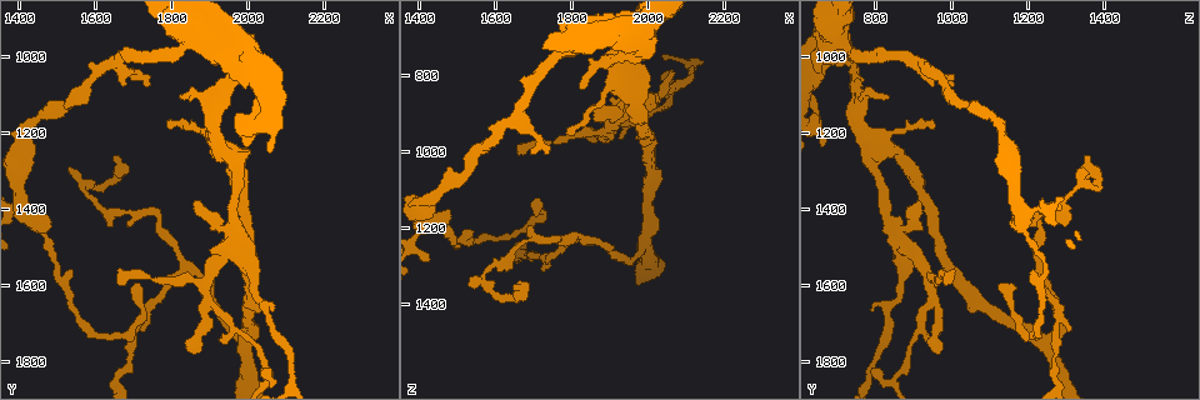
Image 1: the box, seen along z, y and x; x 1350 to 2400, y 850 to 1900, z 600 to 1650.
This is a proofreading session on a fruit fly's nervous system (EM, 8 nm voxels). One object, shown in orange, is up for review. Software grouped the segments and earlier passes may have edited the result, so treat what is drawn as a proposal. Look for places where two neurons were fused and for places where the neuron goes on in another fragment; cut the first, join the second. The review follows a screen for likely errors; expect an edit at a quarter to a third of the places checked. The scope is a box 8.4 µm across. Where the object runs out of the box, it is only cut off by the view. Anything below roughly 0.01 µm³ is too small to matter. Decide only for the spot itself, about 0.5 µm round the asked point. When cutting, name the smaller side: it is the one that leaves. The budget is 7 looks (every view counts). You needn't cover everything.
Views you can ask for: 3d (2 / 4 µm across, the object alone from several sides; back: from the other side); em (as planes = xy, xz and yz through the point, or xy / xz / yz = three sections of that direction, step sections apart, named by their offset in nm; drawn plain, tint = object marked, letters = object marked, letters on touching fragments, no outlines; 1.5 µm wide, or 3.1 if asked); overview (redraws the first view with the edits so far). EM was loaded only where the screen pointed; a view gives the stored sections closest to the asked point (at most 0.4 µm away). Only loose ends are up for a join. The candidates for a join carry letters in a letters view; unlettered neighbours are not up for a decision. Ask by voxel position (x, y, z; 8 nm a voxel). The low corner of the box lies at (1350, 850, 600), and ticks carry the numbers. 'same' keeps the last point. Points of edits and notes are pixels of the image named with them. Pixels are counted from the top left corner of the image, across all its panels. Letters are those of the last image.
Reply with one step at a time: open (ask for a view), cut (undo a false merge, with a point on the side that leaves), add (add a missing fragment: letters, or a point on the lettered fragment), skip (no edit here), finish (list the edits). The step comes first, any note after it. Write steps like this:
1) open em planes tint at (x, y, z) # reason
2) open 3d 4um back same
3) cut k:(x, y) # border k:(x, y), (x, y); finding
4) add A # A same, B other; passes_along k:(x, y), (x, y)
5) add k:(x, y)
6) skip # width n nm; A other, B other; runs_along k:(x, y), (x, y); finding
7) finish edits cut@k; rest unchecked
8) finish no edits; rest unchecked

open em xz step 4 tint at (1790, 1175, 960) # tapers out

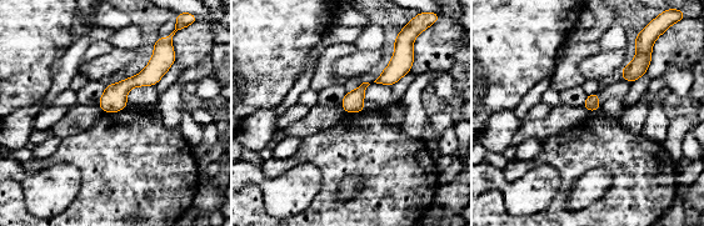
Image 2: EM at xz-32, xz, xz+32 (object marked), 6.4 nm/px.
open em planes tint same

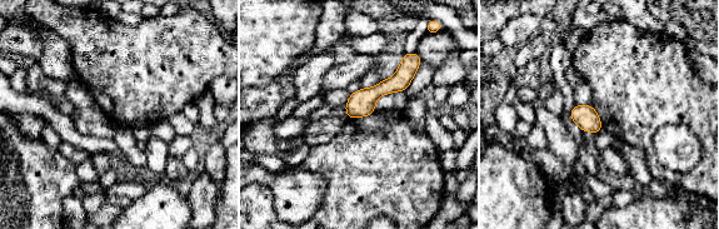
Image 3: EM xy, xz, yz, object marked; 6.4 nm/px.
open em planes letters same

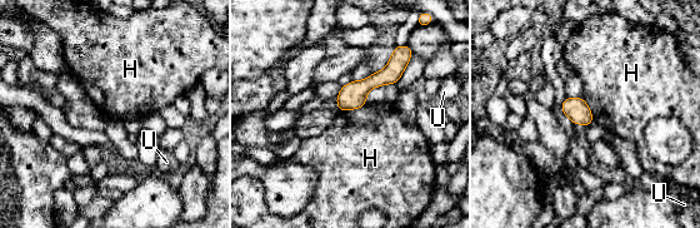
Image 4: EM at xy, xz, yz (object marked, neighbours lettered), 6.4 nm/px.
skip # width 150 nm; H other, U other; border 4:(365, 103), (361, 107), (340, 112); none of them fits

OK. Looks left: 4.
open em yz step 4 letters at (1595, 1350, 1370) # sharp bend

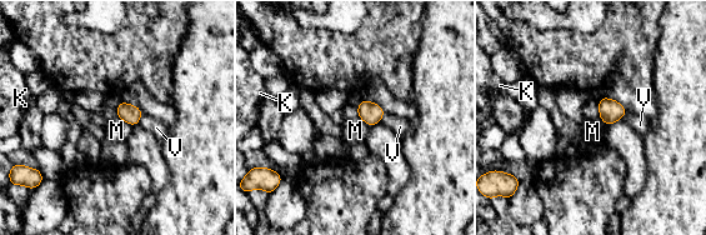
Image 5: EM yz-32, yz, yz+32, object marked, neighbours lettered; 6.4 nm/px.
skip # longest_contact M 130 nm; K other, M other, V other; continuous, no second neuron

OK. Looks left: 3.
open 3d 2um at (1690, 1805, 1265) # a narrow waist

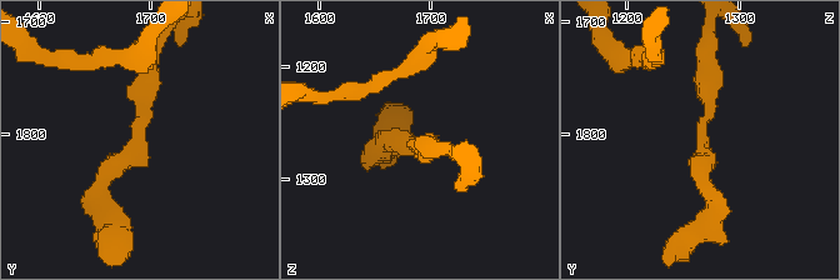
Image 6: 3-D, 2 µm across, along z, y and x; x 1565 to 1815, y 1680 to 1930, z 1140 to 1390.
open em xz step 4 tint at (1696, 1802, 1270) # now the EM

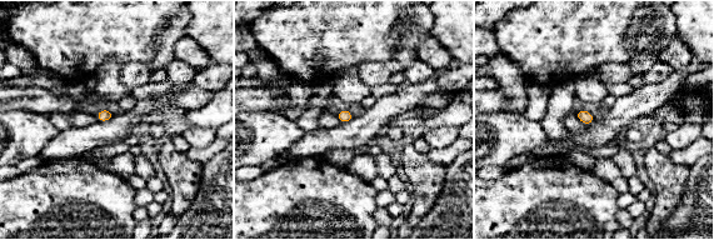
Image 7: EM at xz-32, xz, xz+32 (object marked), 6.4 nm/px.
open em planes letters same

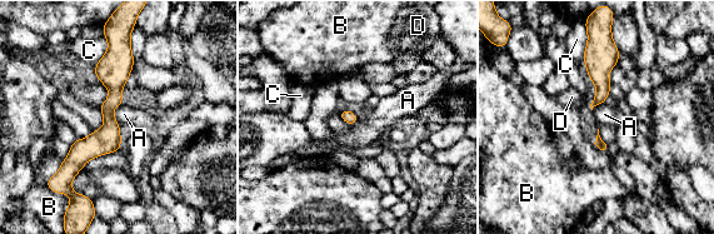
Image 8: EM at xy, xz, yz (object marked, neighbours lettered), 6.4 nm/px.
skip # width 70 nm; A other, B other, C other, D other; border 8:(121, 103), (113, 110), (119, 124); continuous, no second neuron

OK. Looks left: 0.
finish no edits; rest unchecked

